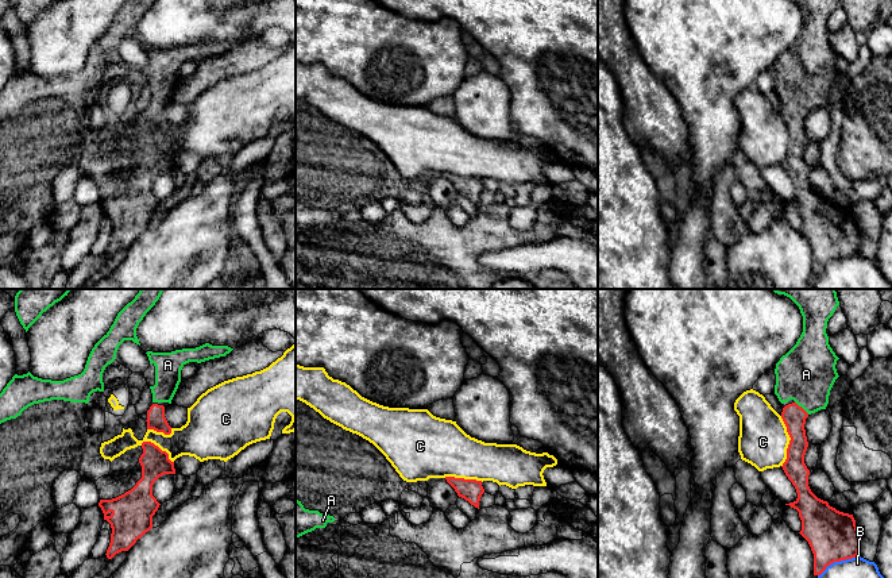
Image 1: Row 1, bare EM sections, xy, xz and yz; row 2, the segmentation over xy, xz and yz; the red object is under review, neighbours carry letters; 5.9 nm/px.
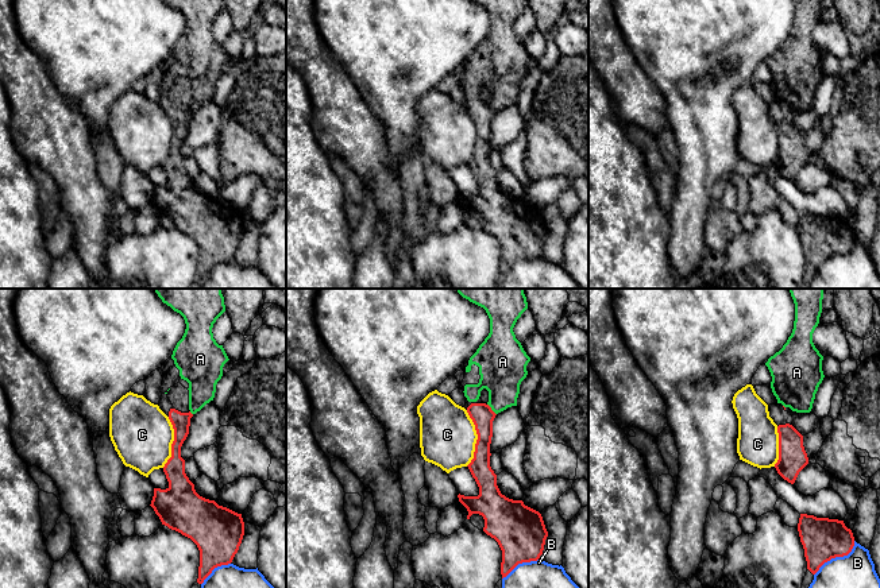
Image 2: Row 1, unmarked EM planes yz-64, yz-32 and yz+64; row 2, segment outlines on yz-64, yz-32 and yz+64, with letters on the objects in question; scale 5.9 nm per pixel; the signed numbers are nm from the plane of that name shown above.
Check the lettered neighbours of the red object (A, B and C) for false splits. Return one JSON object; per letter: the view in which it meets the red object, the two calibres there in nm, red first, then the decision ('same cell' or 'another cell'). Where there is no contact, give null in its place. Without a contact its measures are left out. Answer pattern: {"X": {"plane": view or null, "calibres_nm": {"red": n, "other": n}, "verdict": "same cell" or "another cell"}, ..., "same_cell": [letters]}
{"A": {"plane": "yz", "calibres_nm": {"red": 140, "other": 340}, "verdict": "same cell"}, "B": {"plane": "yz", "calibres_nm": {"red": 300, "other": 130}, "verdict": "another cell"}, "C": {"plane": "yz", "calibres_nm": {"red": 140, "other": 300}, "verdict": "another cell"}, "same_cell": ["A"]}

